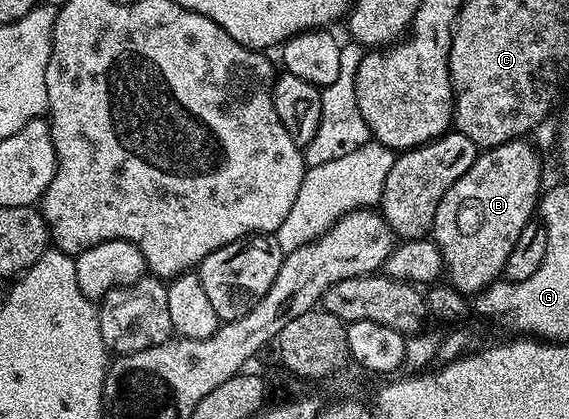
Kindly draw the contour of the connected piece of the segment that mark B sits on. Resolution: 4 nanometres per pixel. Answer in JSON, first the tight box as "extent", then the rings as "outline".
{"extent":[433,139,543,295],"outline":[[[516,139],[480,152],[473,167],[445,191],[437,207],[433,240],[443,257],[451,288],[464,295],[476,295],[500,280],[521,227],[536,216],[542,181],[543,165],[534,147],[527,139]]]}

